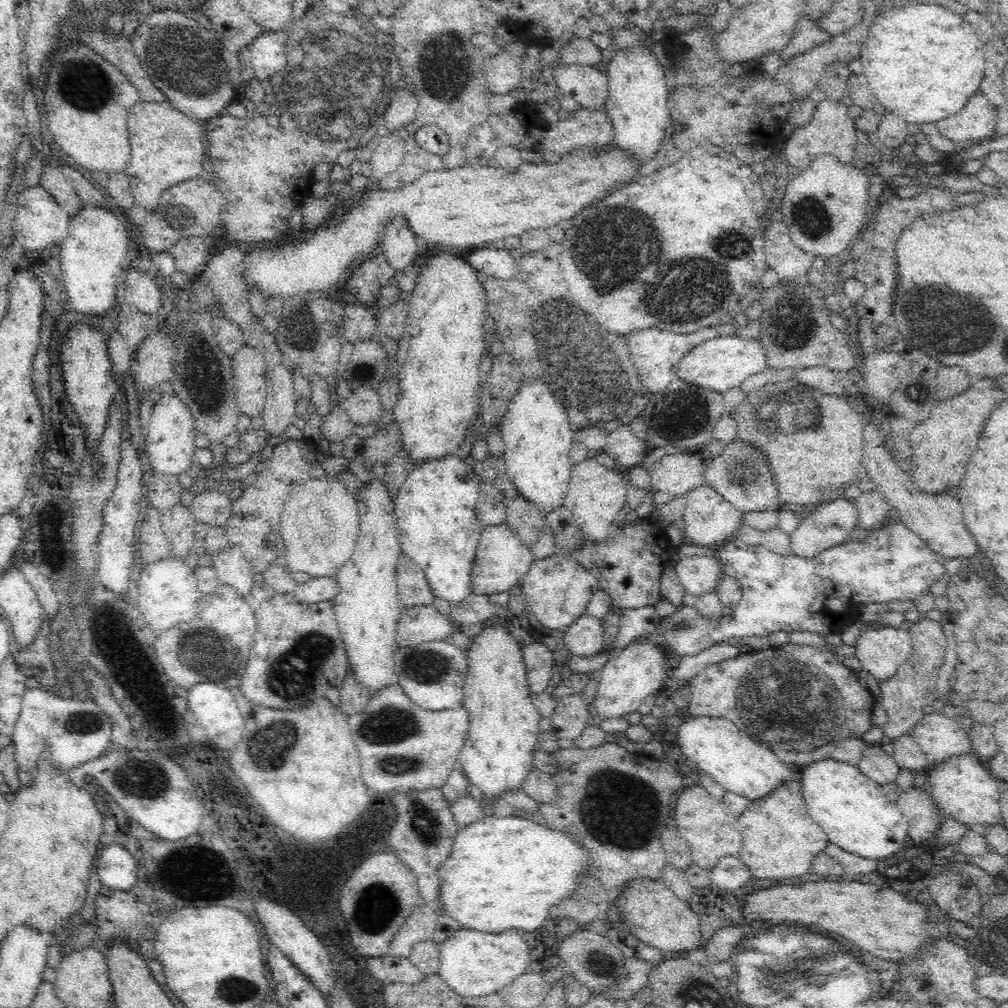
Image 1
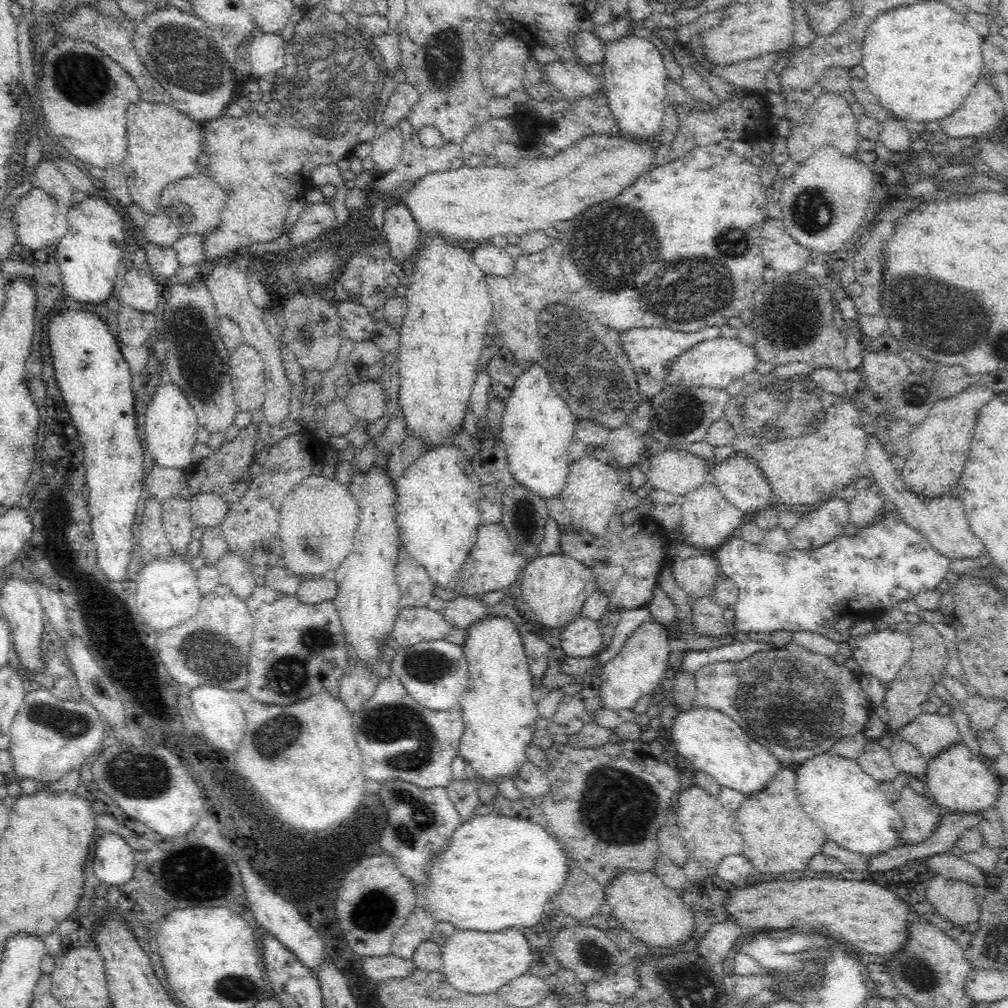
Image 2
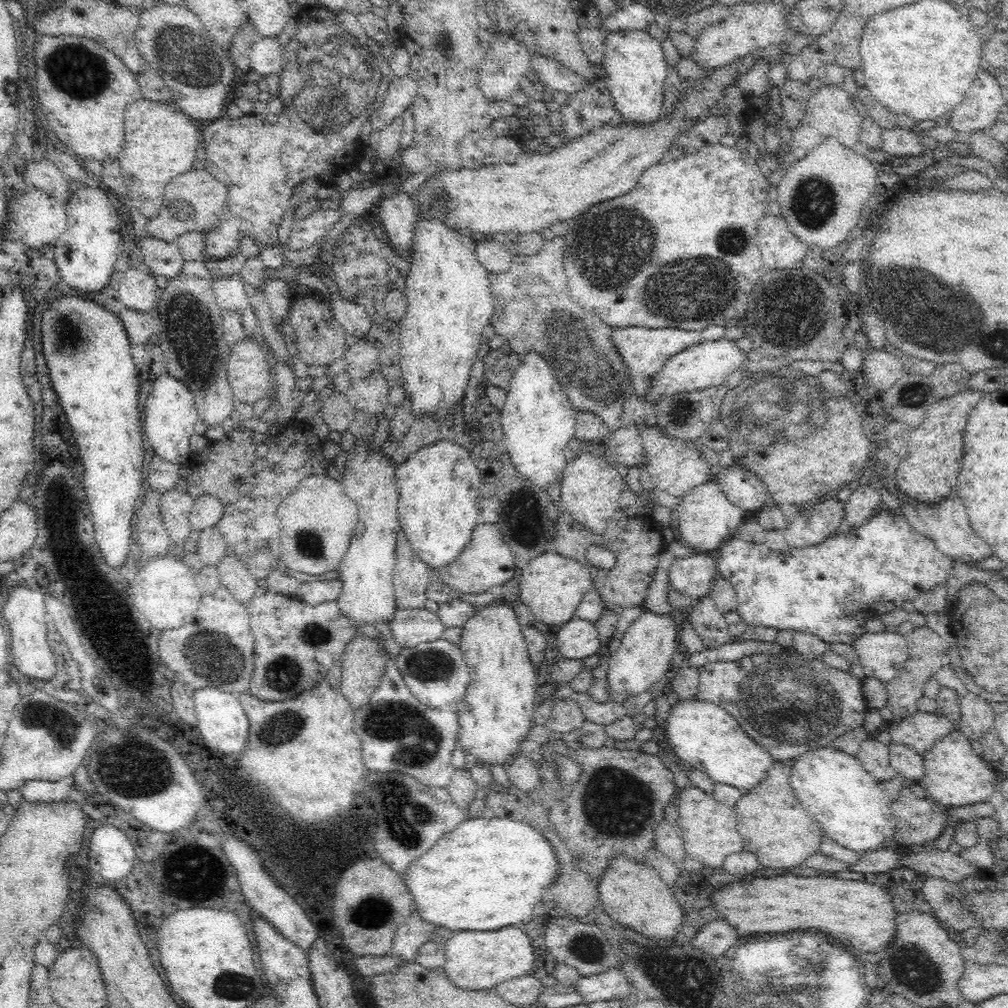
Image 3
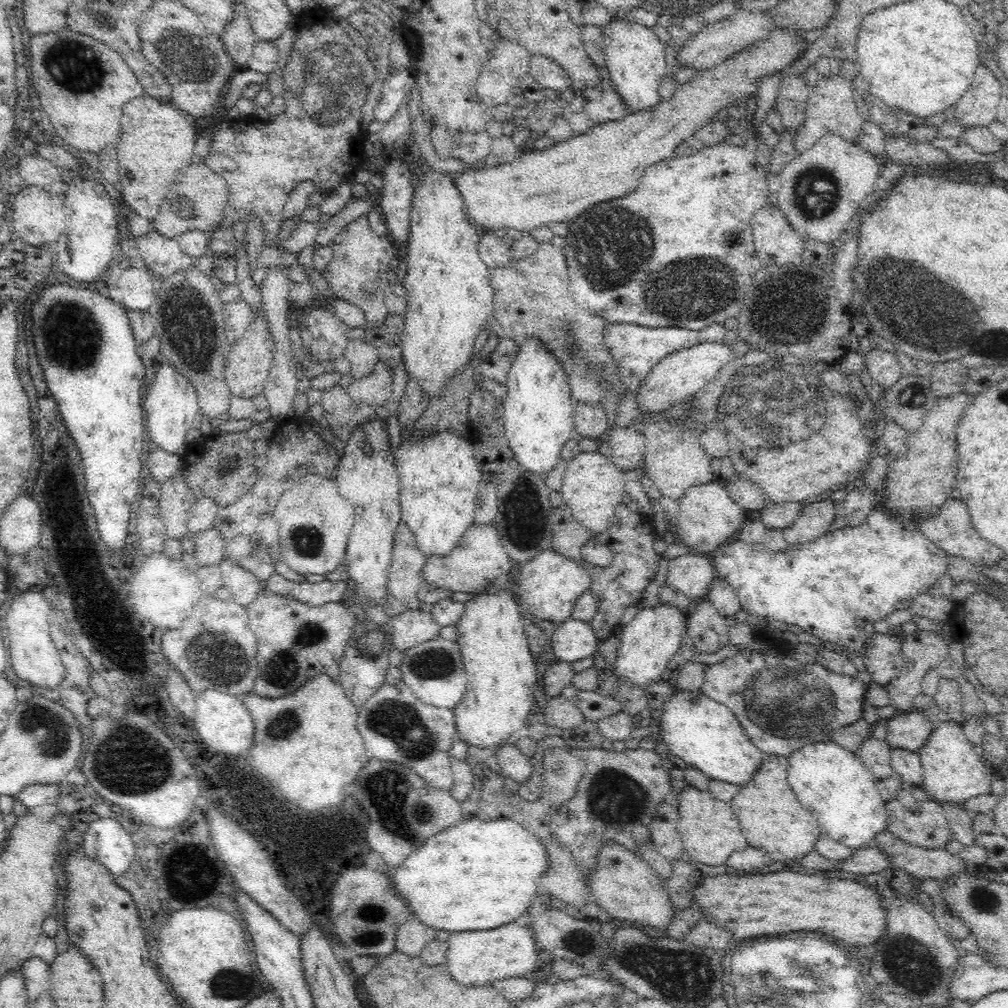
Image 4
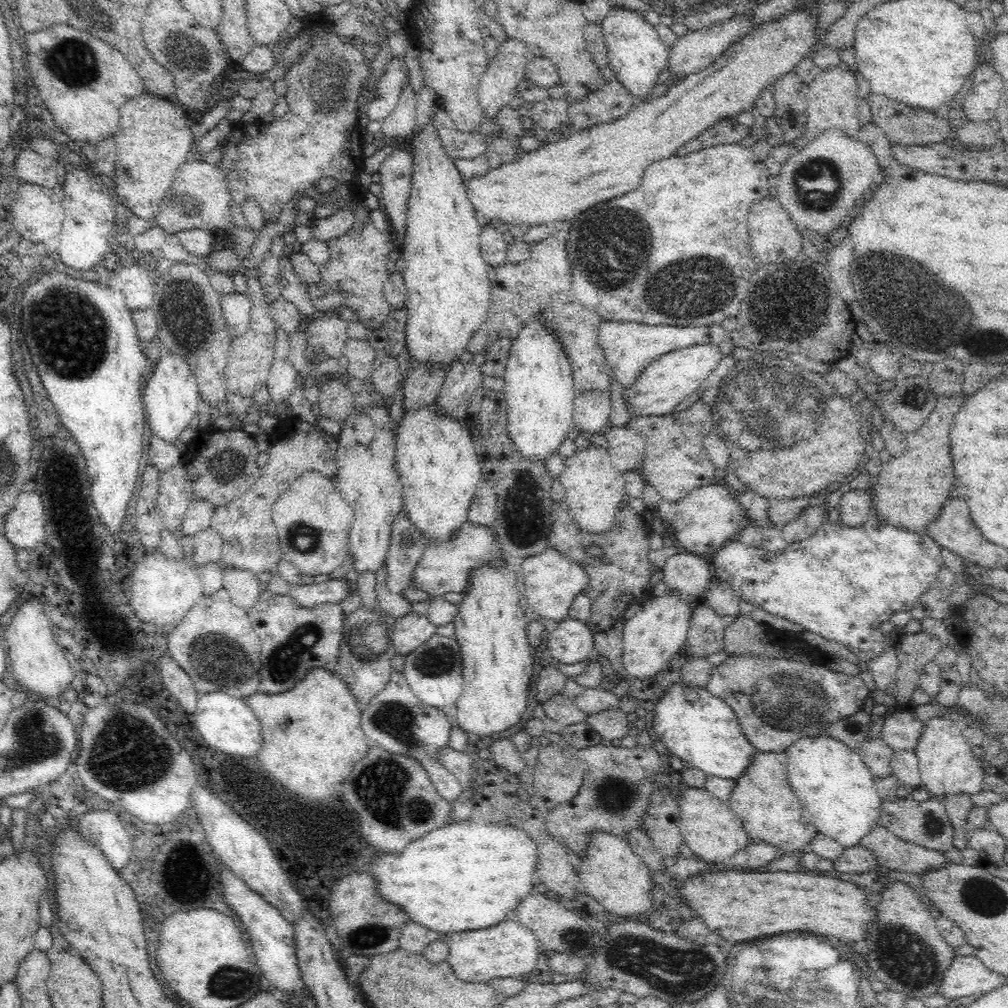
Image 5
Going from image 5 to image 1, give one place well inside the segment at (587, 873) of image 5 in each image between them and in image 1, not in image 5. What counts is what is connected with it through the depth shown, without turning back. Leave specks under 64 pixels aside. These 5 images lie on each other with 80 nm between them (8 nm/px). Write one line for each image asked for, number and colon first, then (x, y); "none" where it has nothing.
1: (653, 913)
2: (648, 910)
3: (635, 897)
4: (623, 884)

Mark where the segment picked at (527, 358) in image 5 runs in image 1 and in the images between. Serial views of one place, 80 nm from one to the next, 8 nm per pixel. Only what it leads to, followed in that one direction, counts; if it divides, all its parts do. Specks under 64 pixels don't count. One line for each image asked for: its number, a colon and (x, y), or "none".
1: (536, 432)
2: (537, 427)
3: (537, 420)
4: (538, 413)

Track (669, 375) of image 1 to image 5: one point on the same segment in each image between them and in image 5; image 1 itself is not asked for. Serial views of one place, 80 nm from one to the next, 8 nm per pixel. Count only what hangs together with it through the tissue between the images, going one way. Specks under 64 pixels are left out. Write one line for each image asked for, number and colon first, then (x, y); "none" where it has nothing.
2: (651, 351)
3: (644, 351)
4: (636, 350)
5: (629, 348)

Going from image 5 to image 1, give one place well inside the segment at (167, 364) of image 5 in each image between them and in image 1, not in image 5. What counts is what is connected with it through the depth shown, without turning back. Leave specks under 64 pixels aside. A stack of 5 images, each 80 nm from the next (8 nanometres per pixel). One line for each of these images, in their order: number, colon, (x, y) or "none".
1: (170, 444)
2: (170, 434)
3: (170, 415)
4: (171, 404)

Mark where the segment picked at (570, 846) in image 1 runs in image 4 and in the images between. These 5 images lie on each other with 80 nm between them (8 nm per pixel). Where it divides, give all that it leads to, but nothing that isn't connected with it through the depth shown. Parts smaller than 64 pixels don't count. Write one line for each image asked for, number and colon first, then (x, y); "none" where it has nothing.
2: (497, 872)
3: (487, 873)
4: (479, 874)

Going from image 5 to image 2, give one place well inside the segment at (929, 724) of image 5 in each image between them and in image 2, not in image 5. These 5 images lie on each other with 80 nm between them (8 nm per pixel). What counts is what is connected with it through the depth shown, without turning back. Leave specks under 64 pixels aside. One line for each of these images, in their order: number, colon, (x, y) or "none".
2: (958, 781)
3: (955, 775)
4: (951, 771)

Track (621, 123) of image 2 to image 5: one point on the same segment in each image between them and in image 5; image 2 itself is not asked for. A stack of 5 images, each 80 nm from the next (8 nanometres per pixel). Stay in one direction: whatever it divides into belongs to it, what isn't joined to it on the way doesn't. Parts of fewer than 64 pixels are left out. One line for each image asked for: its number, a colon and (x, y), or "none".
3: (635, 66)
4: (634, 56)
5: (638, 57)

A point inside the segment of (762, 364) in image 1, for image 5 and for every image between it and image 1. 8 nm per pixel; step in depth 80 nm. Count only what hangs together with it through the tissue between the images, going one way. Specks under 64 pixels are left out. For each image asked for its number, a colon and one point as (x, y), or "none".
2: (713, 363)
3: (711, 363)
4: (680, 375)
5: (667, 381)

